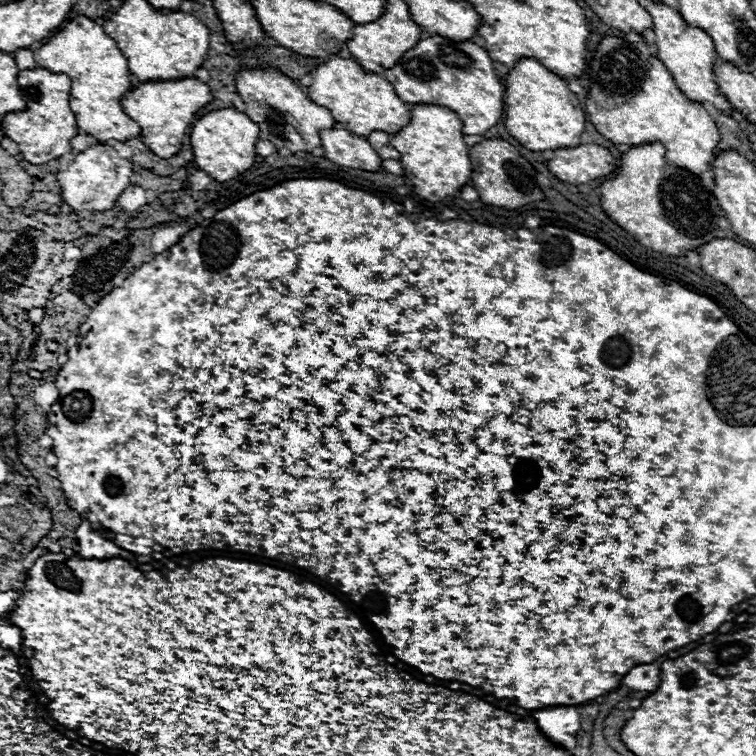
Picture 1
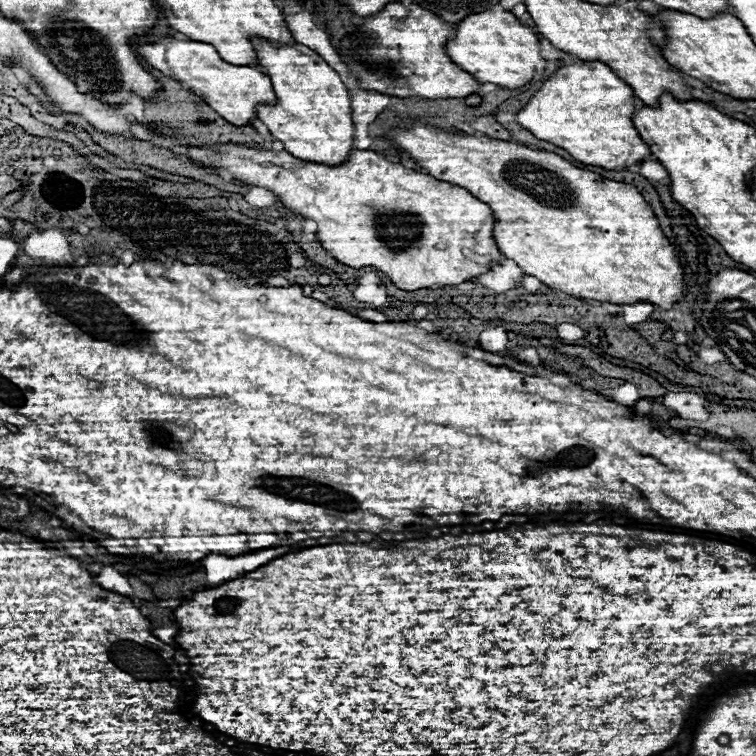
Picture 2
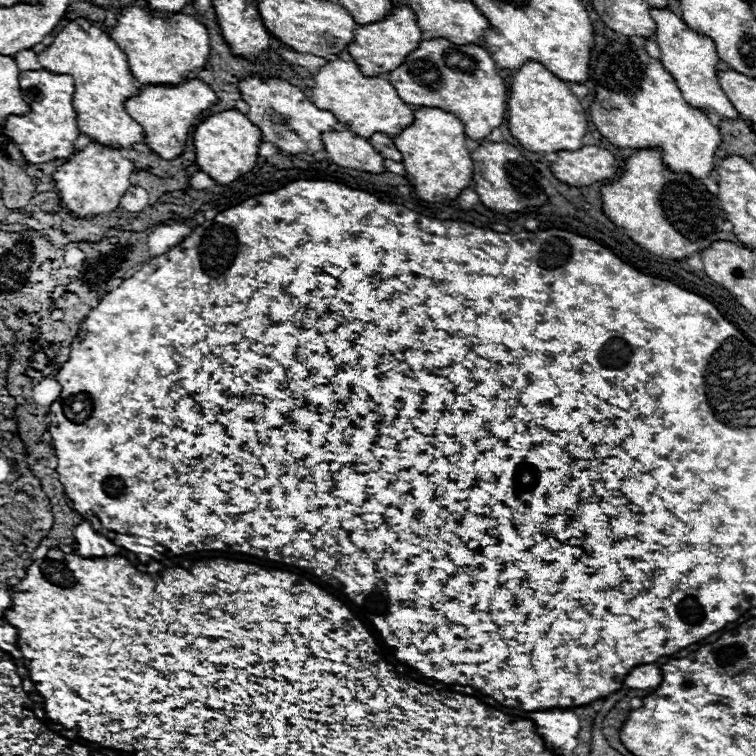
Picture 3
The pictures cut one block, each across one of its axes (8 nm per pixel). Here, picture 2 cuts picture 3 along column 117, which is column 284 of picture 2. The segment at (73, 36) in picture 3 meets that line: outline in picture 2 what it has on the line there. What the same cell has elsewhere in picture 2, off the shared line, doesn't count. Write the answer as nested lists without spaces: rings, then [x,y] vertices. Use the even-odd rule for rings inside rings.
[[[250,38],[250,44],[254,46],[254,52],[258,56],[258,68],[270,76],[276,92],[276,102],[274,104],[258,104],[256,116],[268,126],[272,136],[284,144],[284,148],[304,160],[304,162],[316,162],[316,164],[338,164],[348,160],[352,146],[352,136],[354,136],[354,124],[352,124],[352,110],[350,110],[350,98],[348,90],[342,84],[340,76],[336,70],[332,70],[314,50],[302,46],[302,44],[270,44],[266,38]]]

